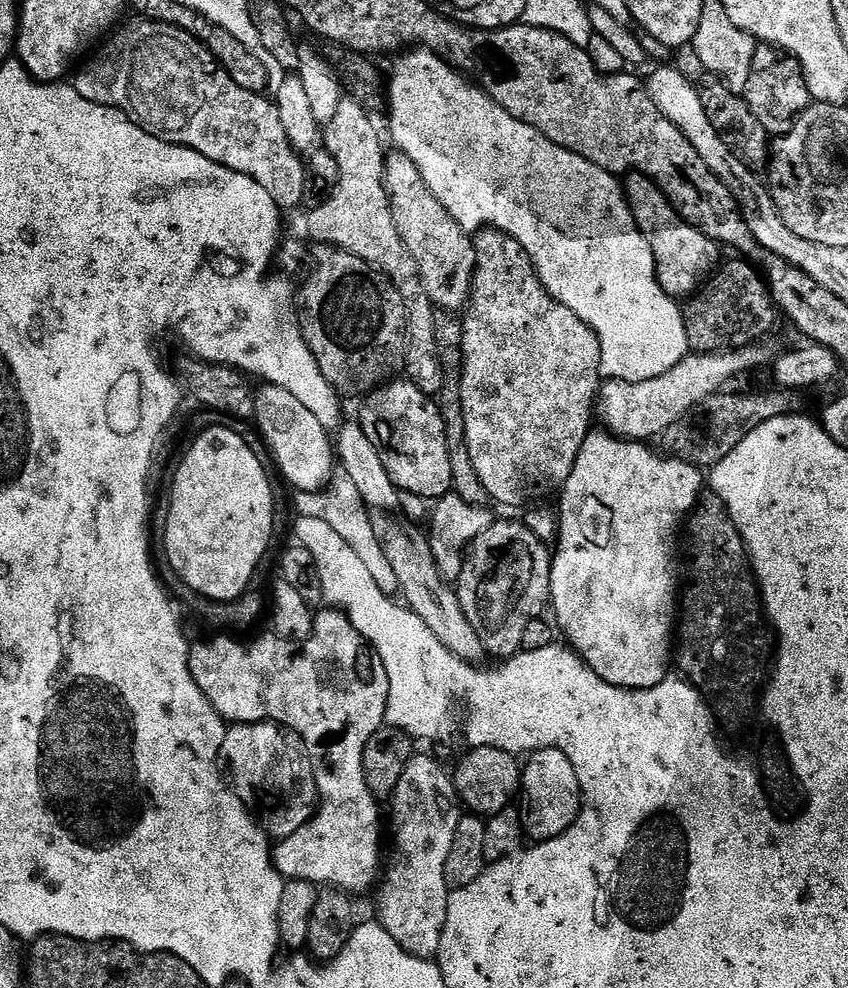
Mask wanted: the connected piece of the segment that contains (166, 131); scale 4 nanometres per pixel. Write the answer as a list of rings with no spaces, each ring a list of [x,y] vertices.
[[[143,18],[122,28],[103,41],[104,49],[74,79],[74,87],[84,100],[130,113],[151,136],[193,148],[230,170],[254,178],[282,210],[305,203],[305,161],[300,161],[303,159],[286,138],[276,105],[267,95],[242,90],[186,30]]]

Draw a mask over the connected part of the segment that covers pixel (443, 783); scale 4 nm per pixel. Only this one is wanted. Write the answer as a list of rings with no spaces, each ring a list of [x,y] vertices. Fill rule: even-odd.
[[[413,755],[411,762],[402,770],[398,786],[392,791],[392,828],[396,831],[396,845],[392,848],[392,861],[387,861],[379,881],[380,897],[376,908],[380,911],[378,923],[410,954],[423,960],[439,957],[442,930],[446,926],[450,889],[446,882],[446,862],[450,858],[450,846],[454,846],[454,834],[462,819],[462,808],[454,795],[454,784],[444,777],[444,768],[432,756]]]

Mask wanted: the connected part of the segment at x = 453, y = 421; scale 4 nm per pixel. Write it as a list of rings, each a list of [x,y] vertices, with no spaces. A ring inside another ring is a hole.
[[[443,310],[433,311],[431,317],[434,322],[436,353],[440,356],[440,365],[444,371],[444,388],[438,397],[438,407],[444,419],[444,429],[448,439],[452,492],[458,498],[462,498],[462,502],[484,506],[489,503],[489,499],[486,494],[486,486],[482,486],[482,482],[478,482],[478,473],[474,470],[474,462],[470,462],[470,450],[466,446],[464,437],[464,411],[460,401],[460,367],[464,364],[464,356],[460,353],[460,347],[462,346],[464,325],[453,313]]]

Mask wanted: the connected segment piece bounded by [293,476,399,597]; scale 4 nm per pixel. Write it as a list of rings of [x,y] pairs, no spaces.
[[[339,477],[328,486],[327,490],[299,492],[295,493],[293,497],[294,512],[302,517],[319,518],[329,523],[337,531],[338,536],[345,539],[358,558],[365,563],[366,570],[373,575],[374,582],[378,584],[378,588],[383,593],[391,597],[395,597],[399,593],[398,576],[390,562],[387,561],[386,554],[382,553],[381,544],[378,542],[377,535],[374,534],[373,527],[370,526],[368,511],[365,510],[360,495],[354,490],[353,483],[347,477]]]

